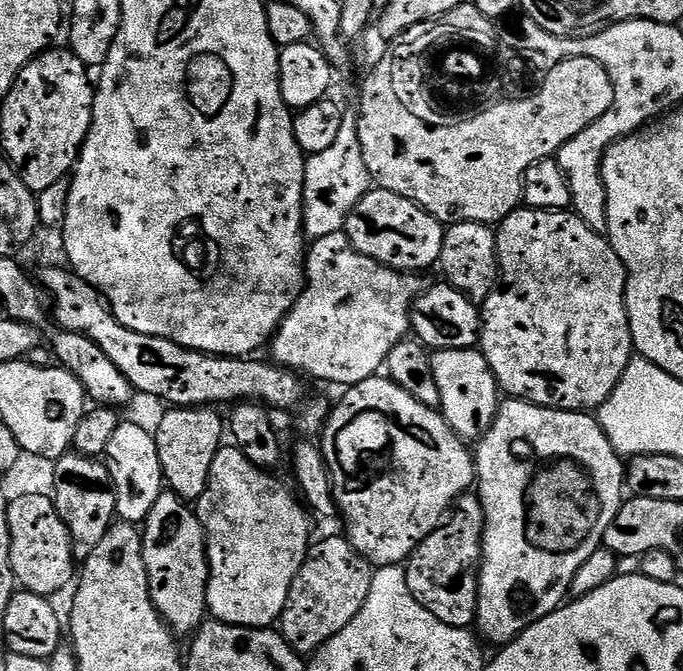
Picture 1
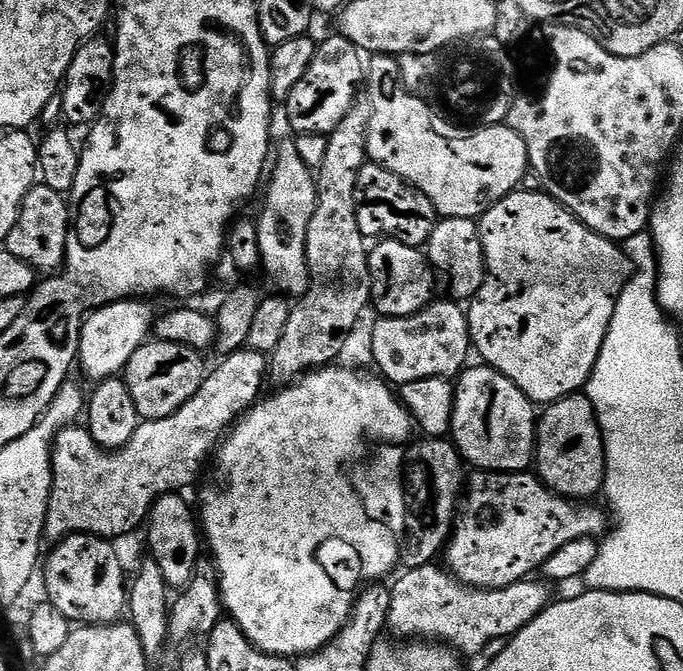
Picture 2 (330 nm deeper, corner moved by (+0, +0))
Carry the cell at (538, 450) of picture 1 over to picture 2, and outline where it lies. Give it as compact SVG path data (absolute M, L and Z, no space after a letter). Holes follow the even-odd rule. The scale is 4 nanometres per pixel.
M577 394L558 400L543 409L536 426L534 472L556 495L575 502L600 496L604 486L607 460L604 457L604 436L596 421L596 411L587 395Z

